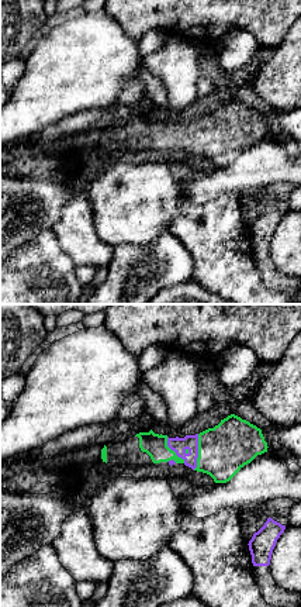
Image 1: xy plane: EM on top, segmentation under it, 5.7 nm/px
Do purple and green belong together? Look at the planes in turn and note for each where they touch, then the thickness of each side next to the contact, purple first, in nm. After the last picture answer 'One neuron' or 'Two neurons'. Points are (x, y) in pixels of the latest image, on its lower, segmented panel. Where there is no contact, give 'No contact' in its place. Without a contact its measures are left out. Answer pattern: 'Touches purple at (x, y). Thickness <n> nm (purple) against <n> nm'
Touches purple at (197, 452). Thickness 90 nm (purple) against 280 nm

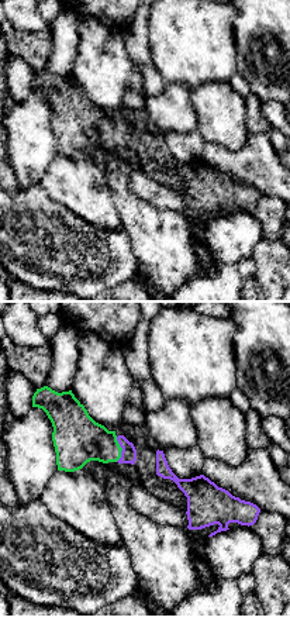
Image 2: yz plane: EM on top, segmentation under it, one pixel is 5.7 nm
Touches purple at (123, 450). Thickness 100 nm (purple) against 260 nm

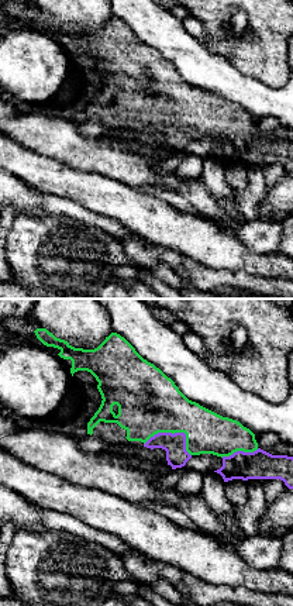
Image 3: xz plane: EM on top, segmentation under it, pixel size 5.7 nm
Touches purple at (175, 433). Thickness 130 nm (purple) against 360 nm

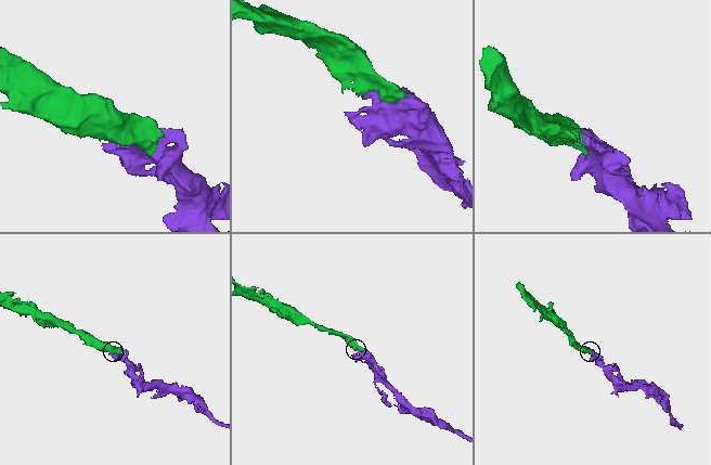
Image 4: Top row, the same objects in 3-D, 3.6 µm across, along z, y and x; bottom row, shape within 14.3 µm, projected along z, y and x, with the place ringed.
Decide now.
One neuron

